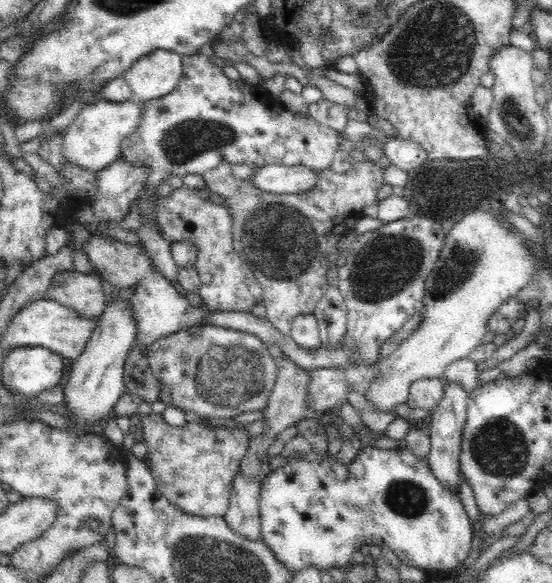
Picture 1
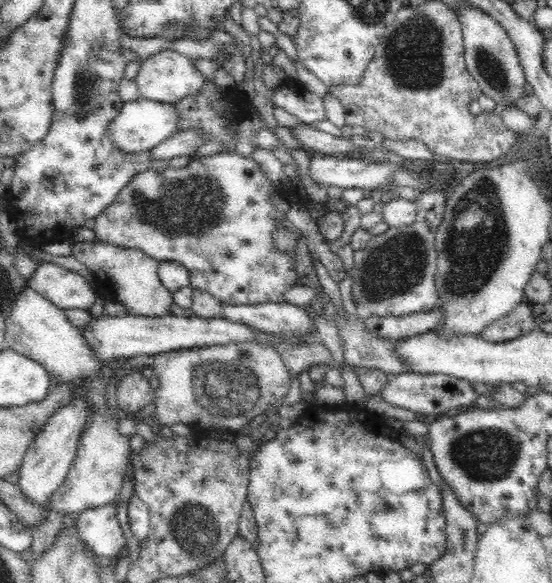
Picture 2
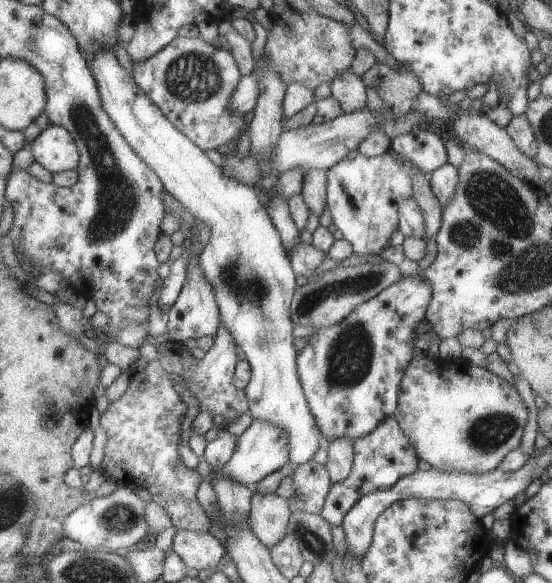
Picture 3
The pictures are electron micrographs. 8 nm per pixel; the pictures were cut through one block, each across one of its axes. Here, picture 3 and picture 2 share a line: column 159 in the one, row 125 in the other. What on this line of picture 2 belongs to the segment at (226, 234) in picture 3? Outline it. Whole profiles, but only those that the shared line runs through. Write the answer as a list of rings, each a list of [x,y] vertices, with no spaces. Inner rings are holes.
[[[140,97],[132,102],[123,102],[120,114],[110,124],[108,135],[112,135],[112,143],[126,152],[149,151],[180,132],[180,113],[176,104],[159,103]]]

